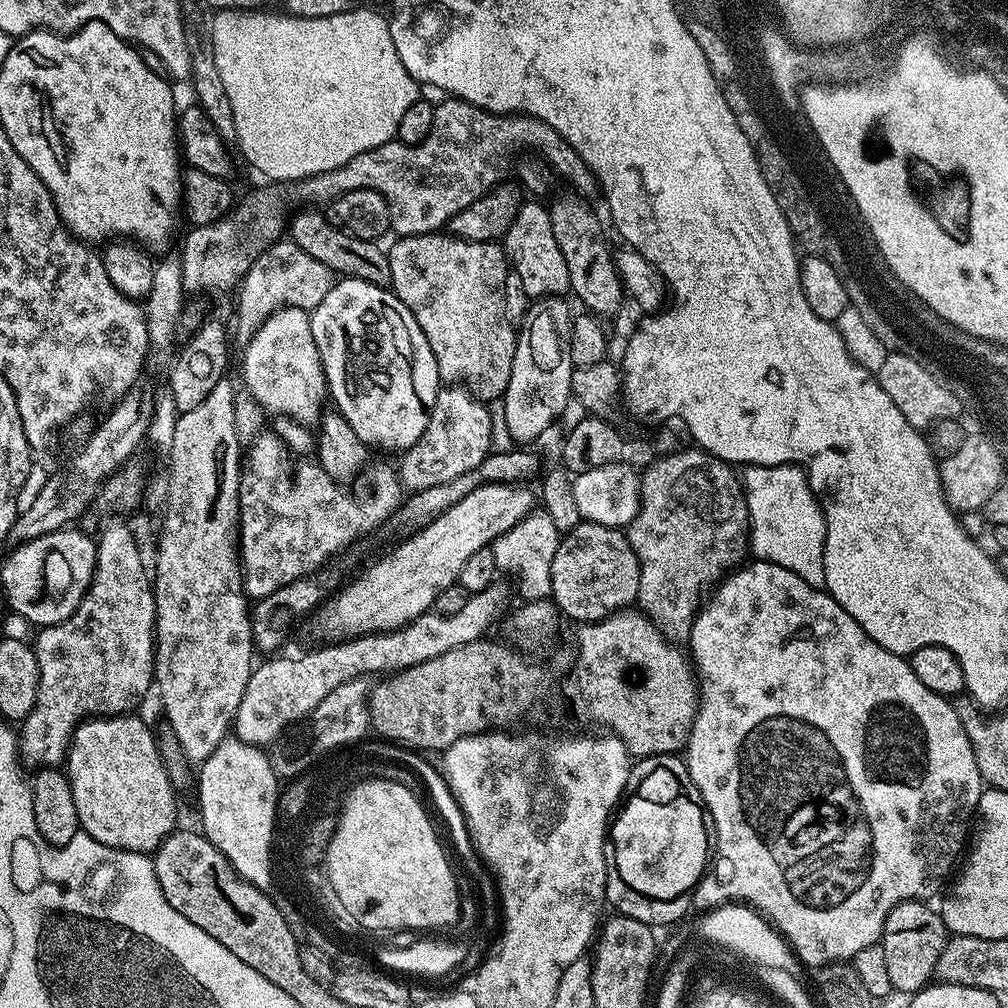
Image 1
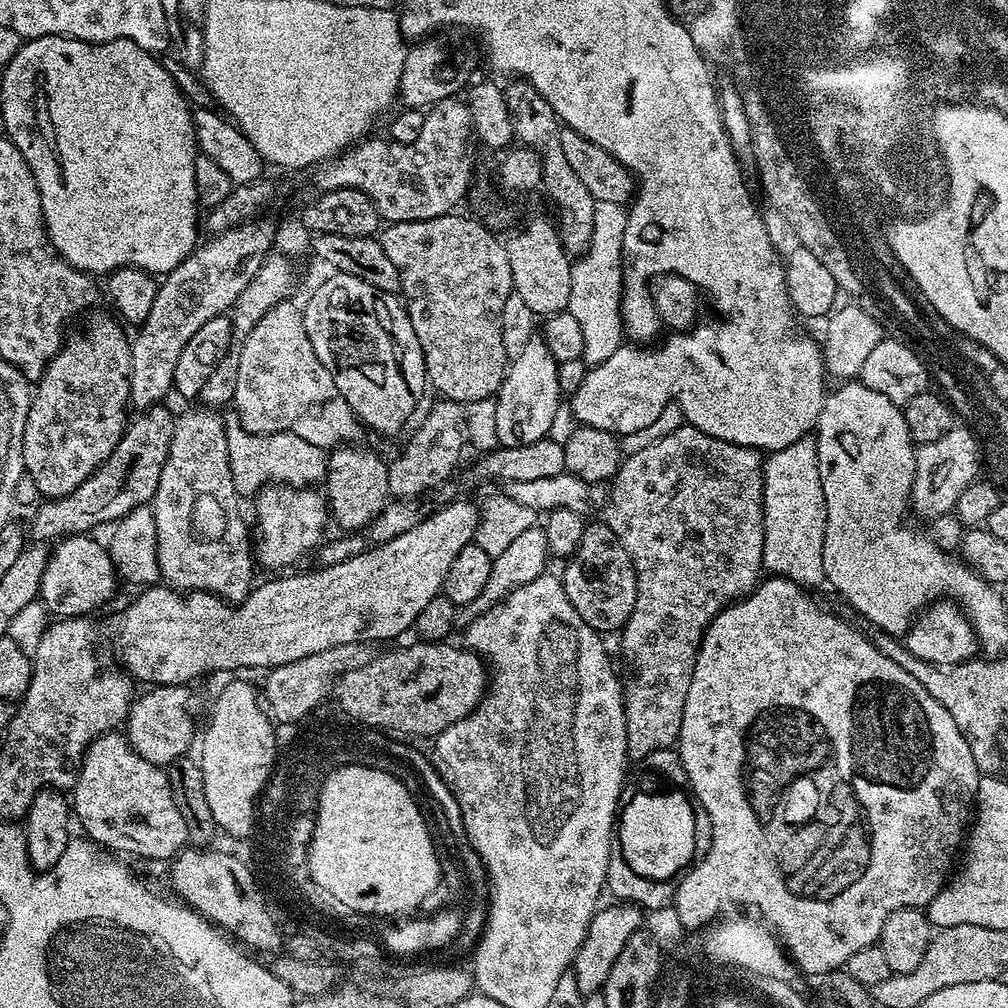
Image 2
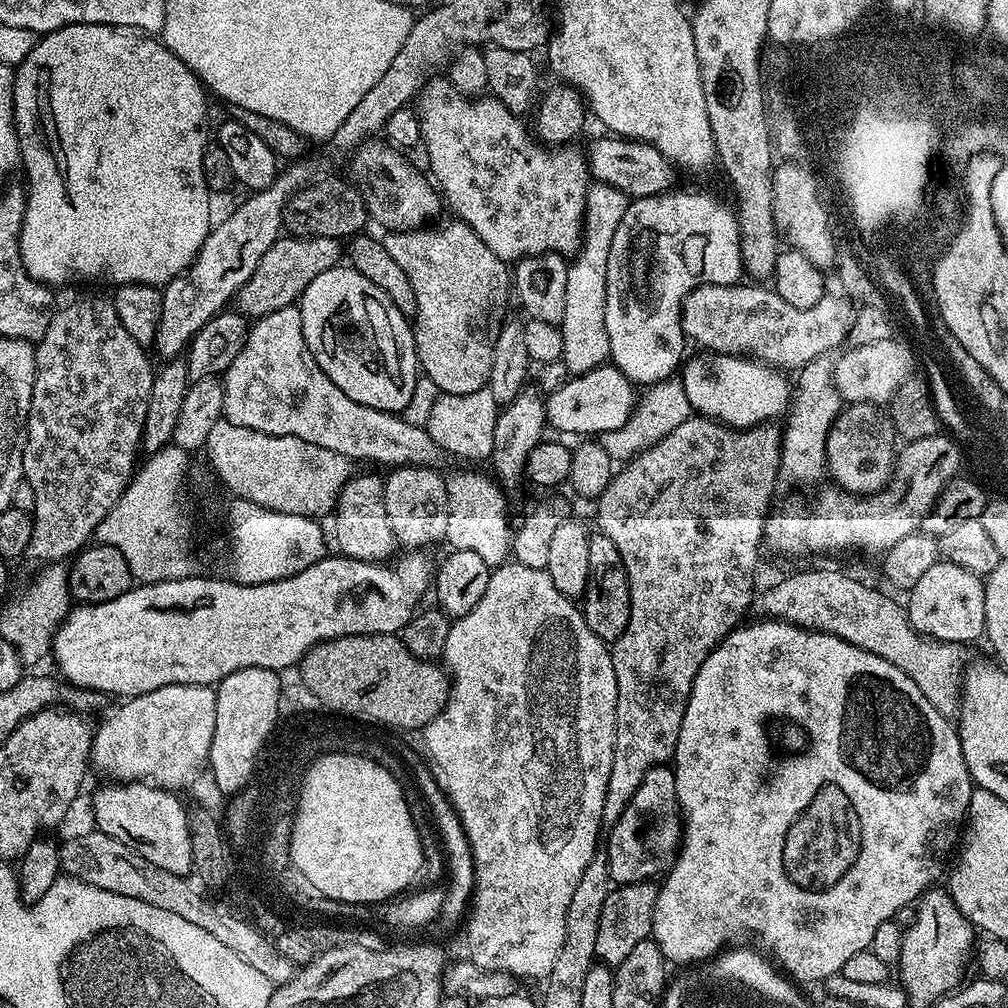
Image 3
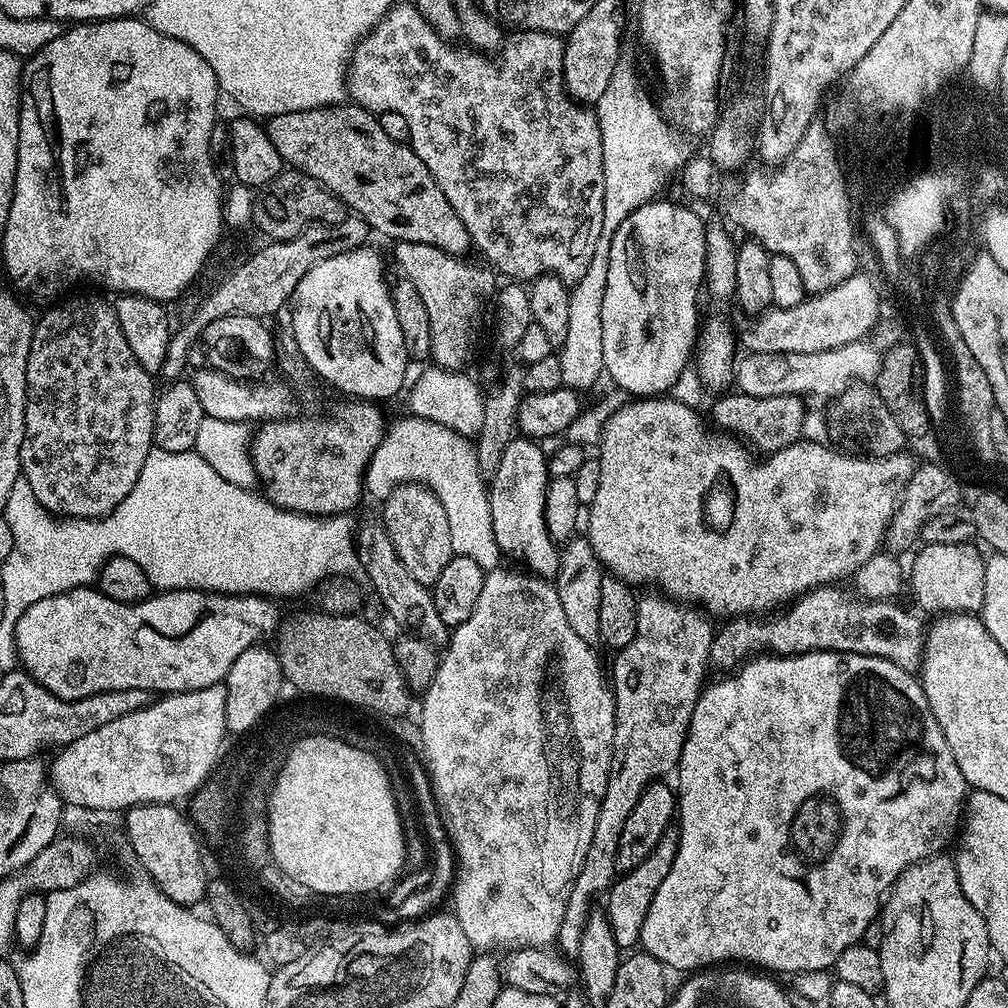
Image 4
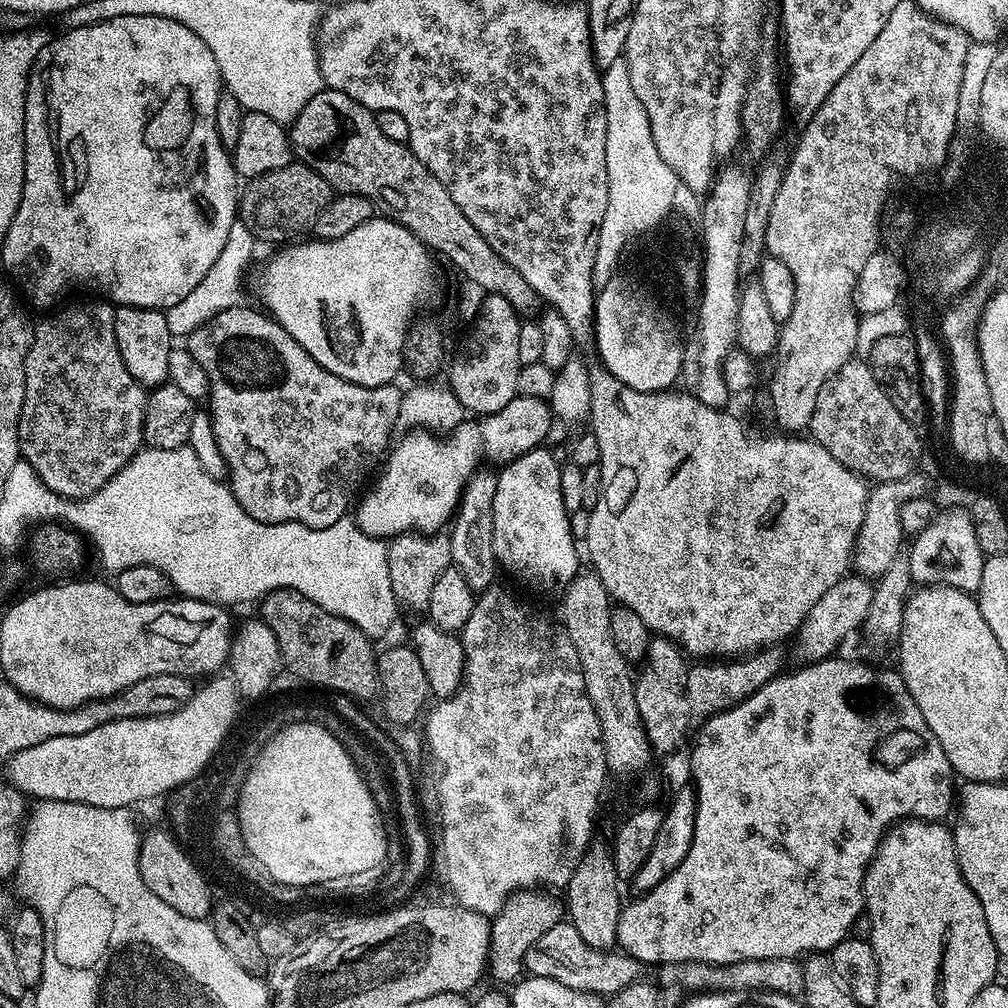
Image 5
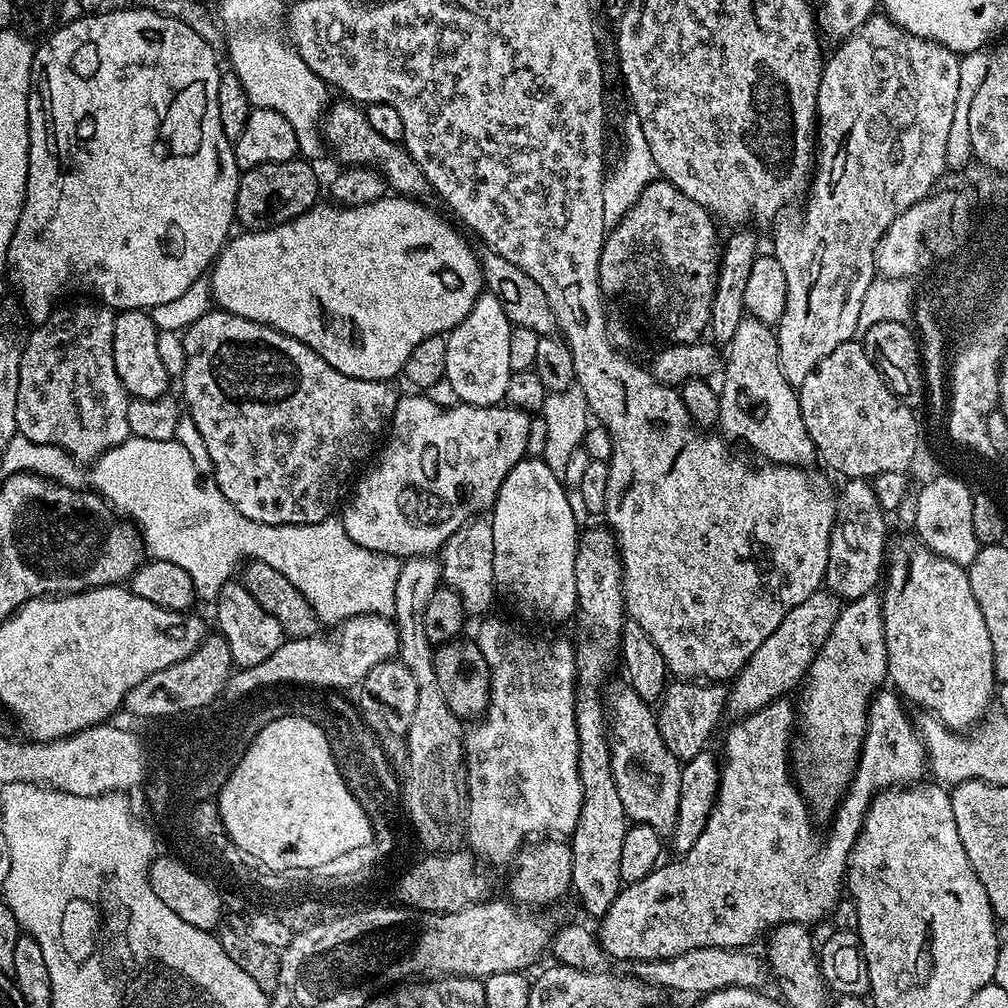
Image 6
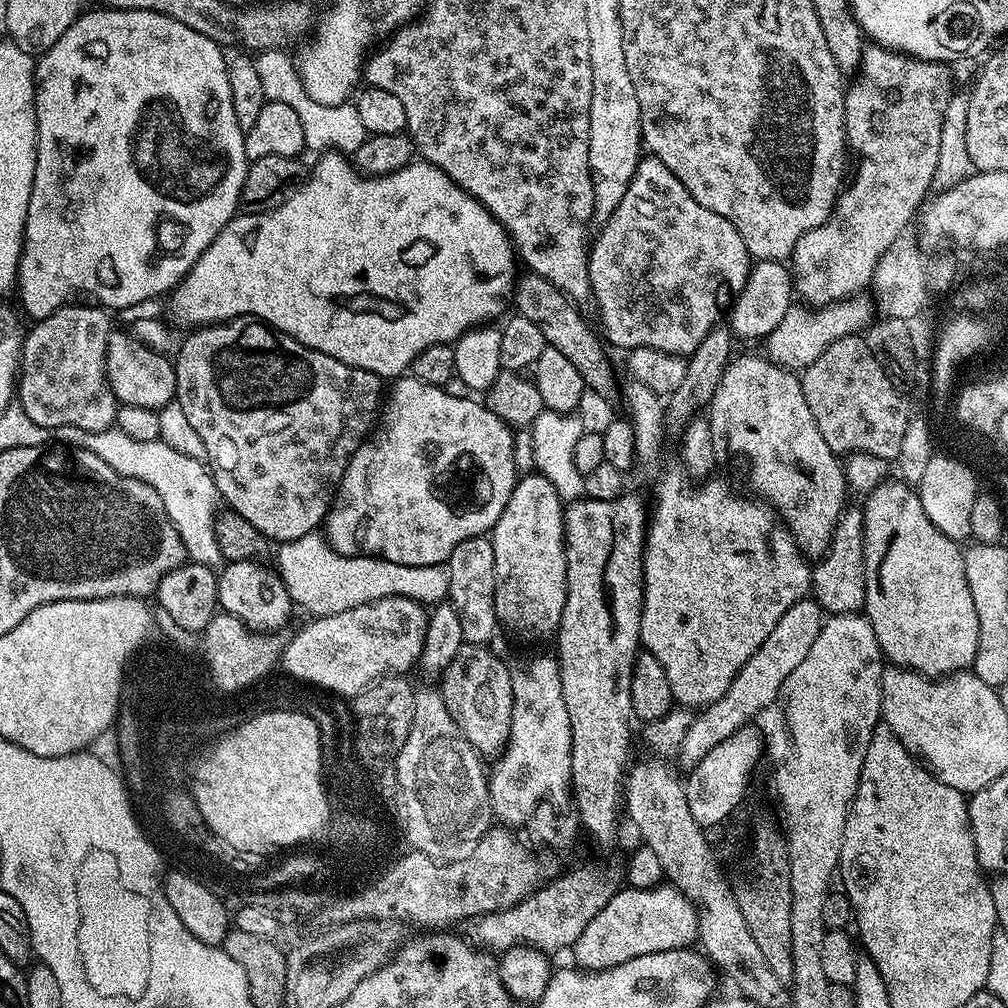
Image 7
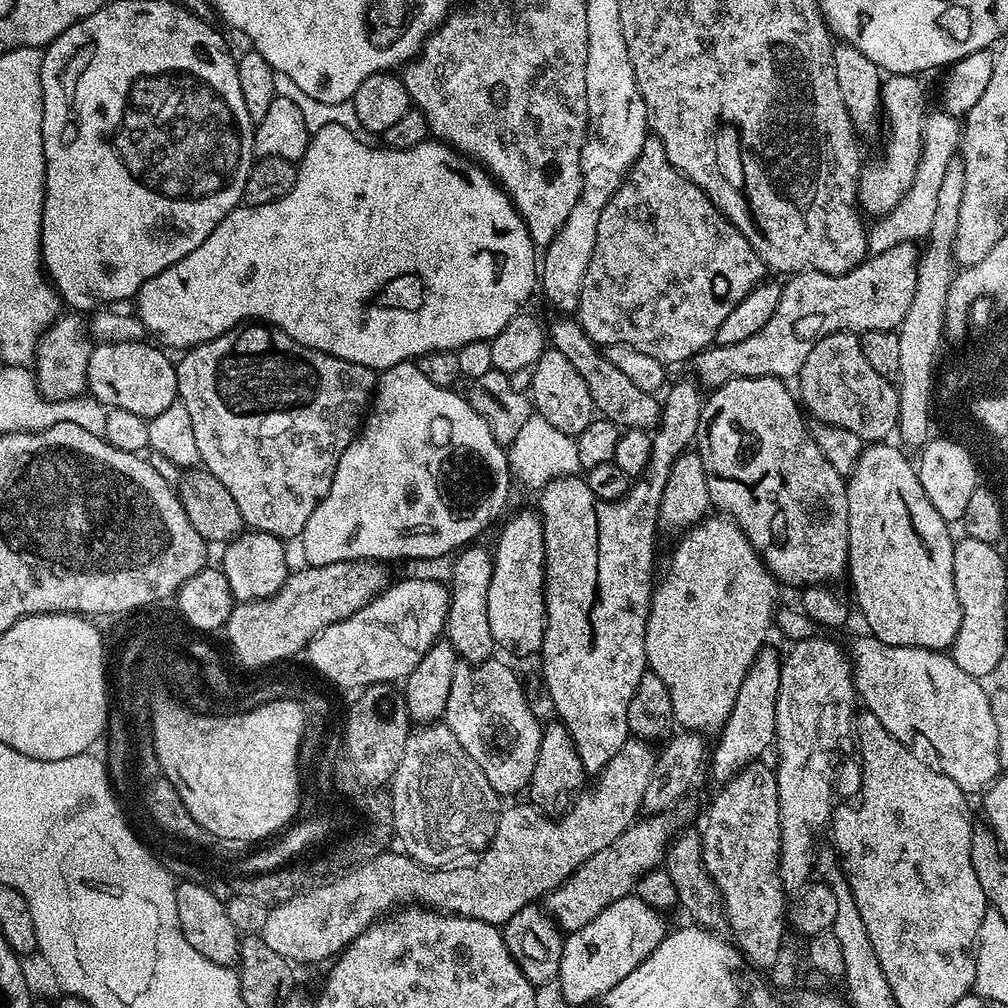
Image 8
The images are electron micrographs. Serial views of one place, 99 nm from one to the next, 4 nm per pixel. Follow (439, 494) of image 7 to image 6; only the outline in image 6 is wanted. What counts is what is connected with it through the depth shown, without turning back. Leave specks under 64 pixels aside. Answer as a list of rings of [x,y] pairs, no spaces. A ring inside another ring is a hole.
[[[427,394],[412,395],[416,396],[401,395],[397,399],[388,445],[386,440],[378,452],[380,461],[360,481],[355,481],[356,493],[348,505],[343,505],[342,513],[346,533],[358,546],[399,558],[439,553],[454,530],[487,513],[496,502],[506,474],[514,470],[519,460],[525,459],[527,452],[524,451],[532,436],[533,417],[521,408],[475,408],[473,404],[462,403],[444,408]]]

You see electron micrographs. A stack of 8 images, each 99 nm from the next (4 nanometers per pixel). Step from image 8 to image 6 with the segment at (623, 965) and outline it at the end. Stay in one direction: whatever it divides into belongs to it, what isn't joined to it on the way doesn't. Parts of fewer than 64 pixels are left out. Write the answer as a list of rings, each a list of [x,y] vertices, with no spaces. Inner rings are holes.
[[[881,690],[872,697],[868,706],[868,729],[864,735],[864,750],[860,753],[860,762],[856,766],[856,775],[852,778],[852,783],[848,785],[848,791],[844,793],[844,799],[840,801],[840,807],[836,809],[831,817],[832,829],[828,832],[825,840],[820,840],[818,833],[812,829],[813,813],[810,811],[808,803],[804,801],[804,796],[796,786],[793,773],[790,771],[790,745],[794,740],[794,729],[798,724],[798,712],[791,704],[791,699],[781,698],[775,700],[773,704],[768,704],[762,710],[758,710],[749,716],[739,717],[736,724],[724,736],[724,756],[722,755],[722,767],[720,769],[720,793],[716,796],[716,804],[712,807],[710,818],[706,822],[706,830],[694,842],[694,846],[689,852],[683,853],[673,864],[665,863],[658,866],[646,878],[642,878],[633,884],[624,884],[620,889],[618,898],[606,910],[604,916],[599,917],[600,932],[598,928],[598,939],[600,948],[604,951],[605,957],[616,960],[632,960],[639,962],[641,960],[665,960],[674,958],[678,954],[686,954],[690,950],[699,948],[748,948],[756,939],[777,928],[780,924],[802,924],[813,926],[824,915],[831,913],[835,909],[836,903],[842,898],[842,893],[846,888],[846,873],[848,870],[848,851],[854,846],[858,834],[864,825],[864,816],[868,812],[868,807],[872,804],[872,799],[876,793],[883,792],[897,786],[912,786],[926,776],[926,753],[924,742],[920,739],[920,734],[914,720],[908,717],[905,701],[901,699],[895,691]]]

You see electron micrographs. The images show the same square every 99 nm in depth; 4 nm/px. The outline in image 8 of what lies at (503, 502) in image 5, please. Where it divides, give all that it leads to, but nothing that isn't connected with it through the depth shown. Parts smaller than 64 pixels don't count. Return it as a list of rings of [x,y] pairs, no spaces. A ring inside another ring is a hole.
[[[524,508],[504,524],[494,547],[490,595],[486,597],[490,634],[497,649],[512,656],[539,653],[548,625],[544,601],[544,531],[539,511]]]

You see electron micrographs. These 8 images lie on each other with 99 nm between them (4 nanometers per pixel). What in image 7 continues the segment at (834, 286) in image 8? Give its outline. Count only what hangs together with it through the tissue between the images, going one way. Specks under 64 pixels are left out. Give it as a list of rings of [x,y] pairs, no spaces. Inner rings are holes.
[[[857,294],[846,300],[835,300],[834,303],[825,304],[815,310],[809,310],[804,306],[788,308],[782,322],[778,322],[778,326],[774,326],[772,333],[764,337],[763,355],[782,368],[806,369],[836,339],[860,334],[867,329],[874,319],[874,304],[871,299],[867,300],[866,297],[867,295]]]

